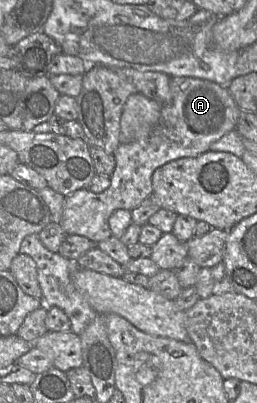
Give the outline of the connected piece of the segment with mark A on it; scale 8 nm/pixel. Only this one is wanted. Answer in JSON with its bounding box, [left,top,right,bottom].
[59,77,240,244]

